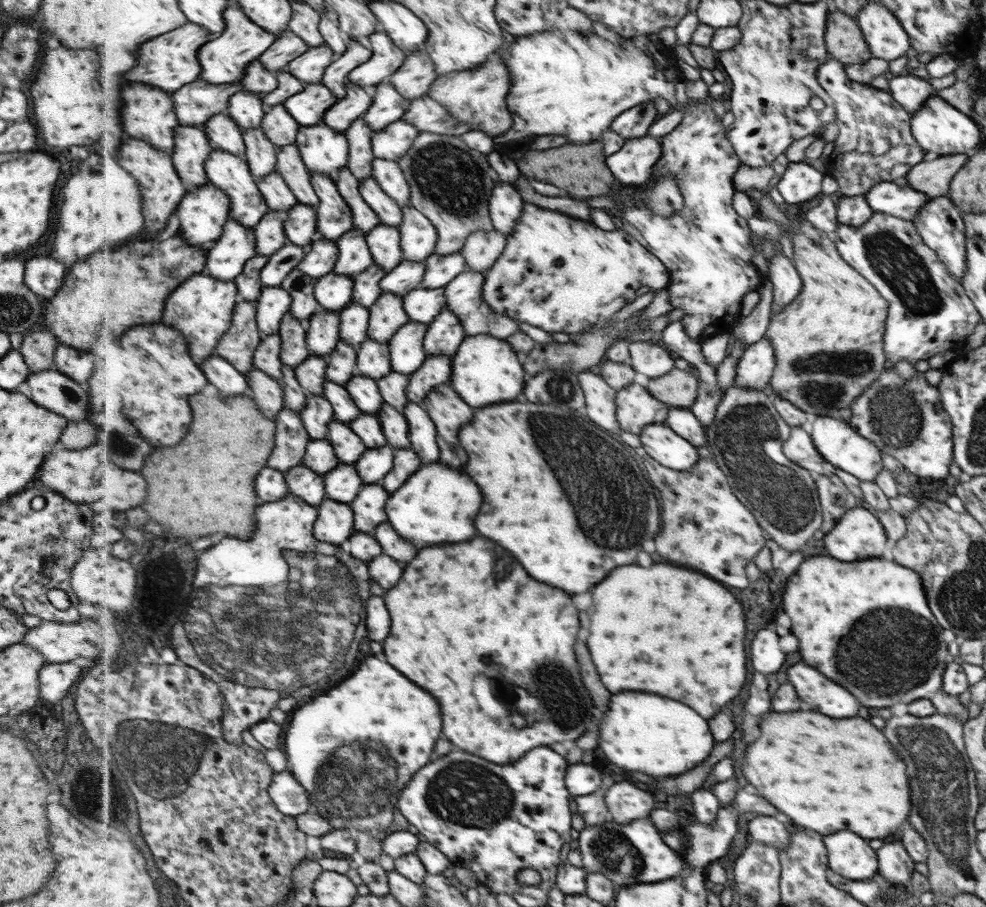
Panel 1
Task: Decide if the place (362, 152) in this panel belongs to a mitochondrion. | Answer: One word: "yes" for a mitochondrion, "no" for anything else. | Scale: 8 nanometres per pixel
no

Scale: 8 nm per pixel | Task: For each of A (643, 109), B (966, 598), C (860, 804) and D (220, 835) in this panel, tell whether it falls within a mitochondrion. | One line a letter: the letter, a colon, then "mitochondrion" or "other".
A: other
B: mitochondrion
C: other
D: other

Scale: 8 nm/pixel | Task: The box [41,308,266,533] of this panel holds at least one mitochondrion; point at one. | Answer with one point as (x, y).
(128, 447)

